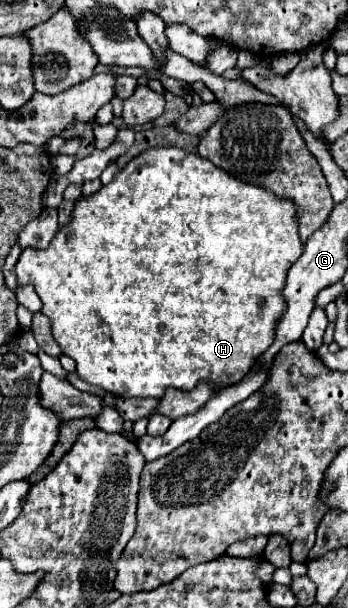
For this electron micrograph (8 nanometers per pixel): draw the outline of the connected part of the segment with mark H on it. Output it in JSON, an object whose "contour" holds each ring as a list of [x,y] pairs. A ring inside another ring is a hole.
{"contour":[[[180,147],[148,149],[132,159],[108,185],[98,193],[78,199],[70,225],[60,229],[48,249],[26,249],[16,263],[16,277],[20,285],[32,283],[44,307],[42,313],[52,319],[52,335],[62,347],[64,355],[76,361],[76,373],[90,385],[102,387],[122,397],[160,397],[168,387],[190,391],[198,381],[208,381],[212,387],[222,389],[226,385],[240,383],[240,379],[252,369],[256,359],[272,345],[274,329],[286,311],[282,289],[286,273],[292,263],[302,255],[302,241],[296,223],[296,205],[292,199],[272,195],[264,187],[254,187],[232,179],[224,169],[216,167],[208,159],[188,153]]]}

